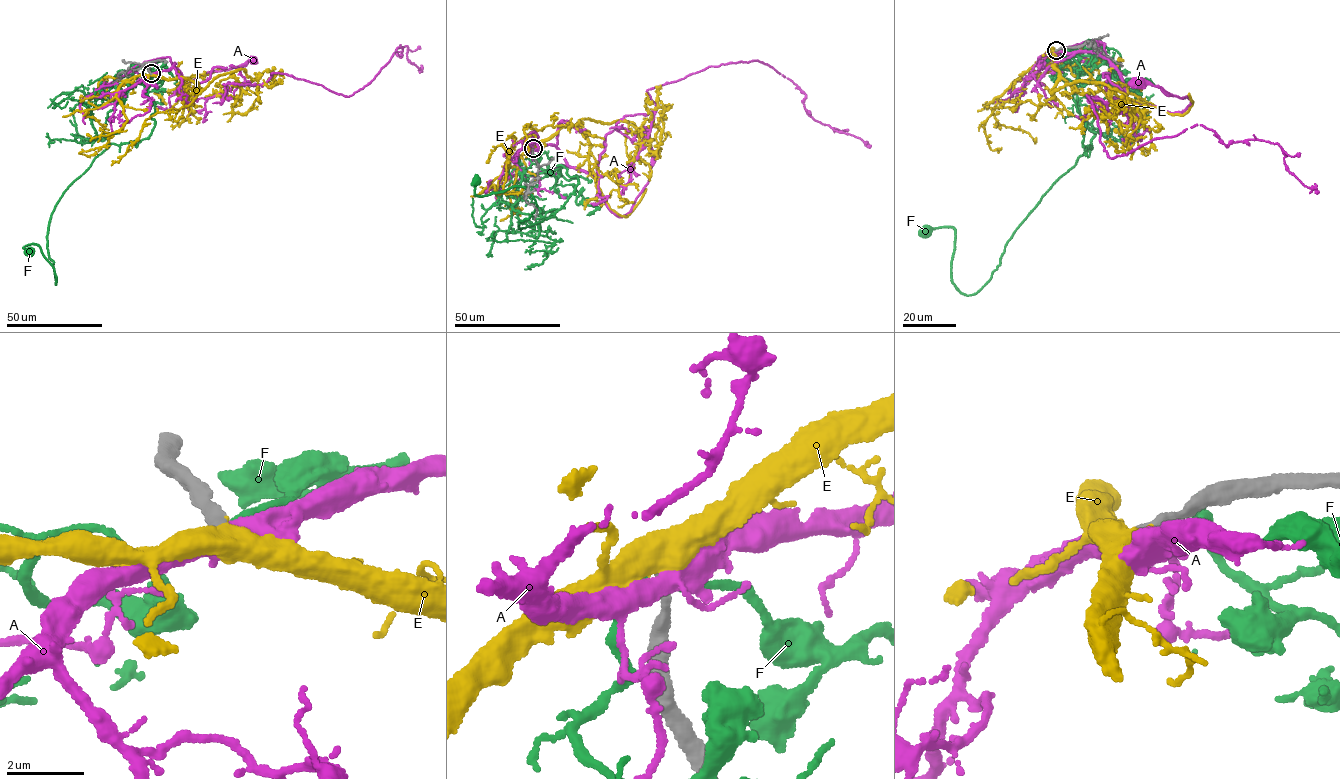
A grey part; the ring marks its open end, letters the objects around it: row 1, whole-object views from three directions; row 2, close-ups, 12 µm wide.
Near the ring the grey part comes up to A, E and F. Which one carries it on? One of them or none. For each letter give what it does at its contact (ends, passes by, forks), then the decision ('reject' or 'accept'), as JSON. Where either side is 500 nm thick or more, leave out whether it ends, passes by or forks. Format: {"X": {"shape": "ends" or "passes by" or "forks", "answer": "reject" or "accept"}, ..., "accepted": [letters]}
{"A": {"shape": "forks", "answer": "reject"}, "E": {"answer": "accept"}, "F": {"shape": "passes by", "answer": "reject"}, "accepted": ["E"]}

